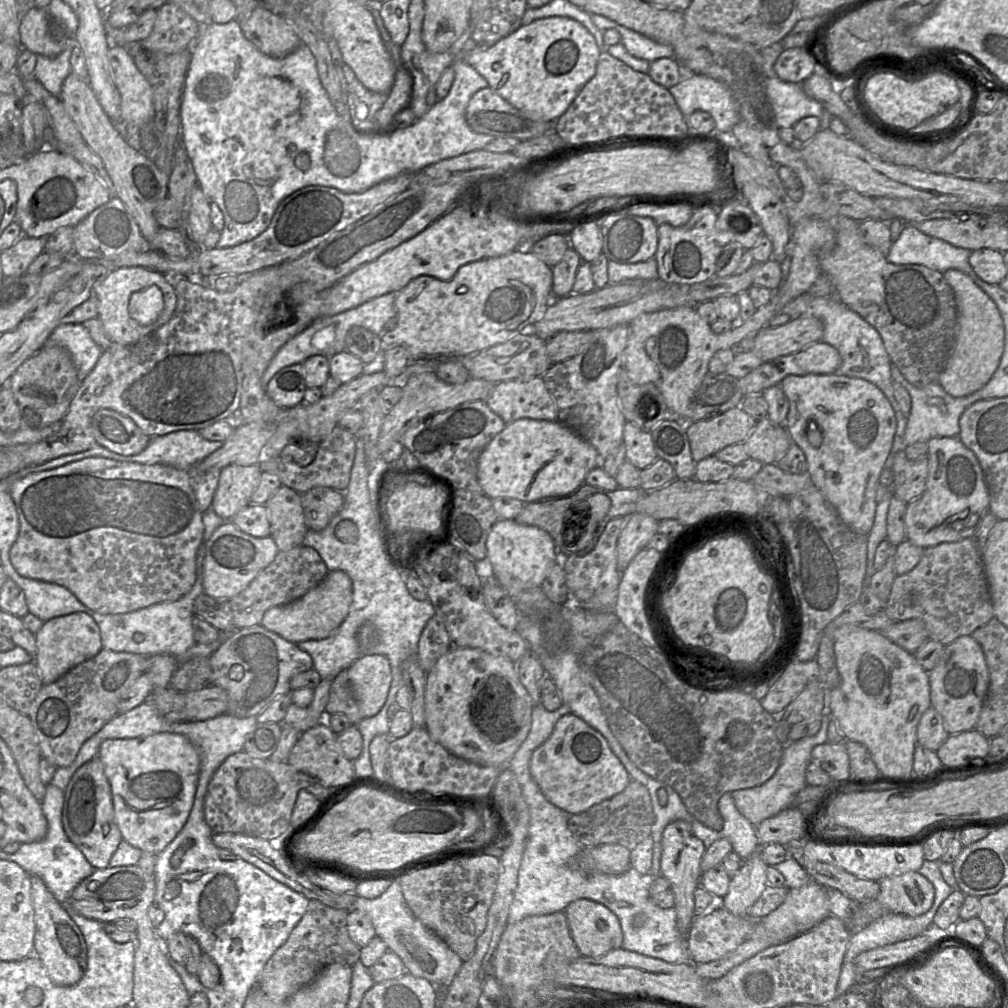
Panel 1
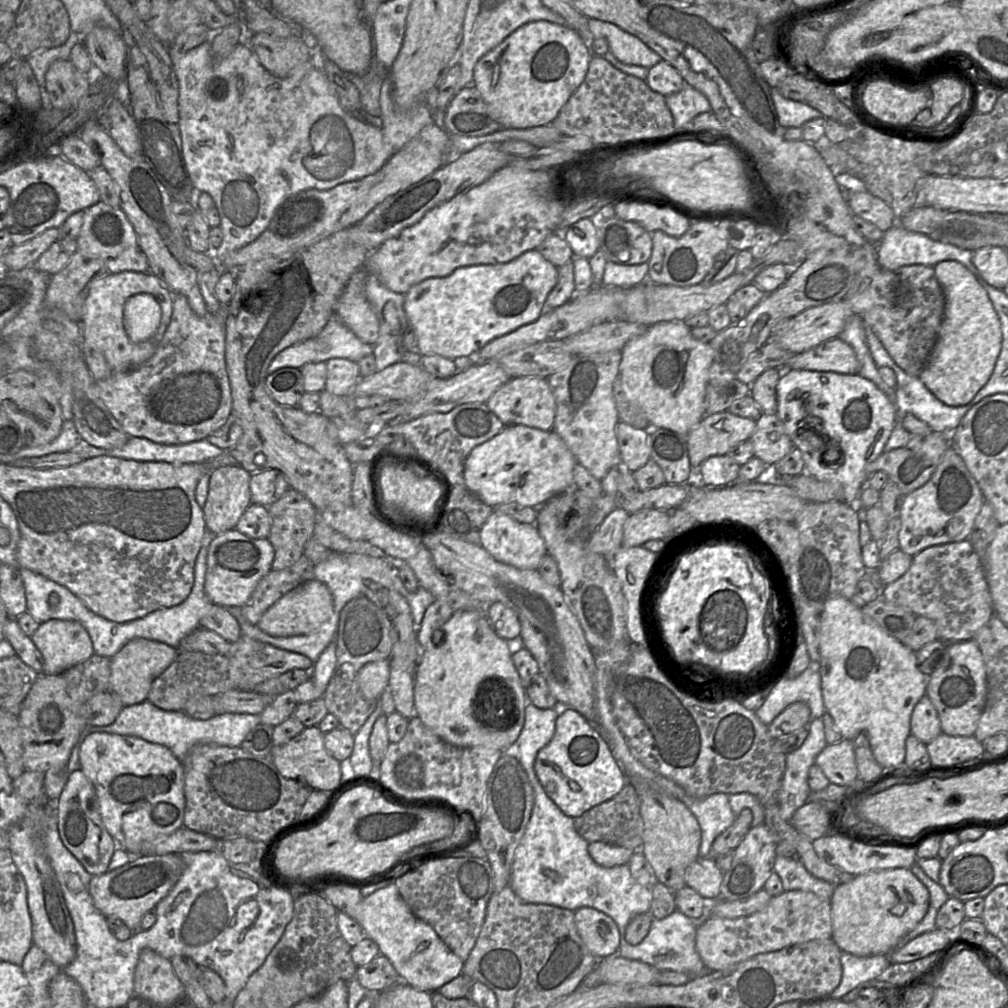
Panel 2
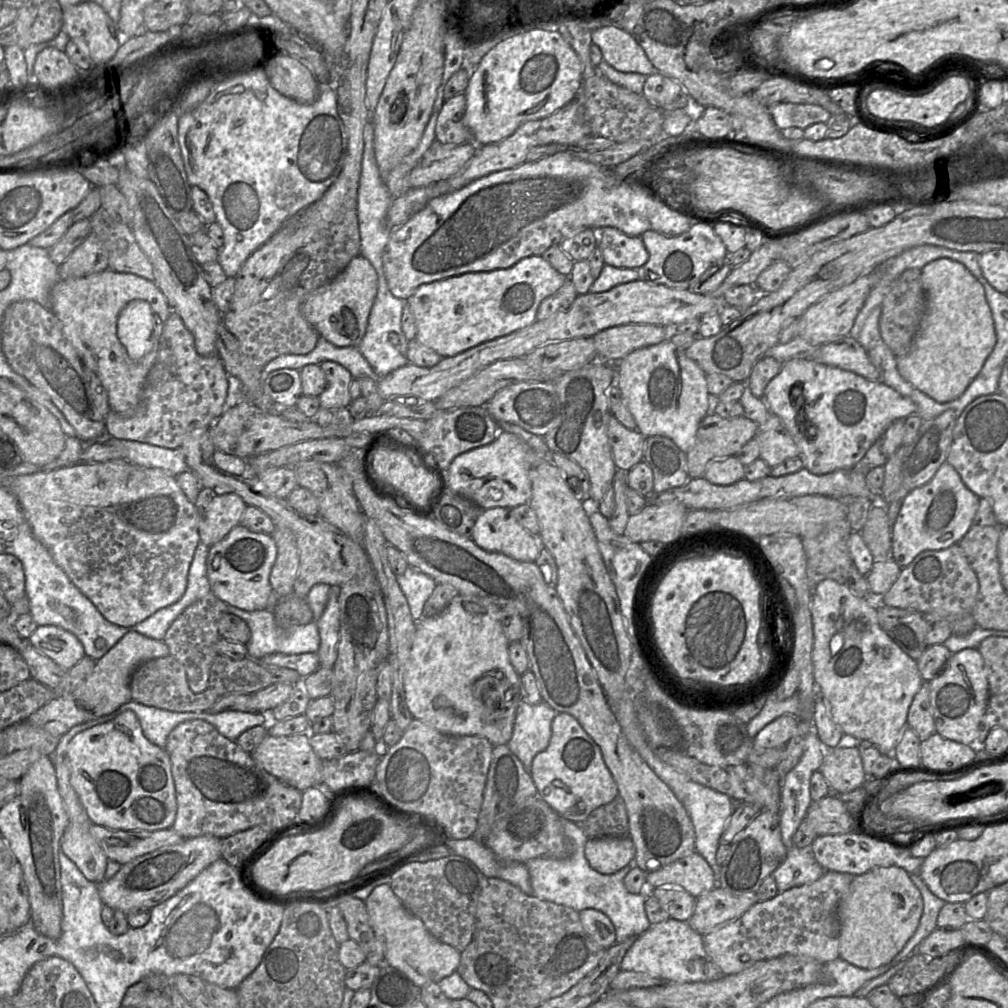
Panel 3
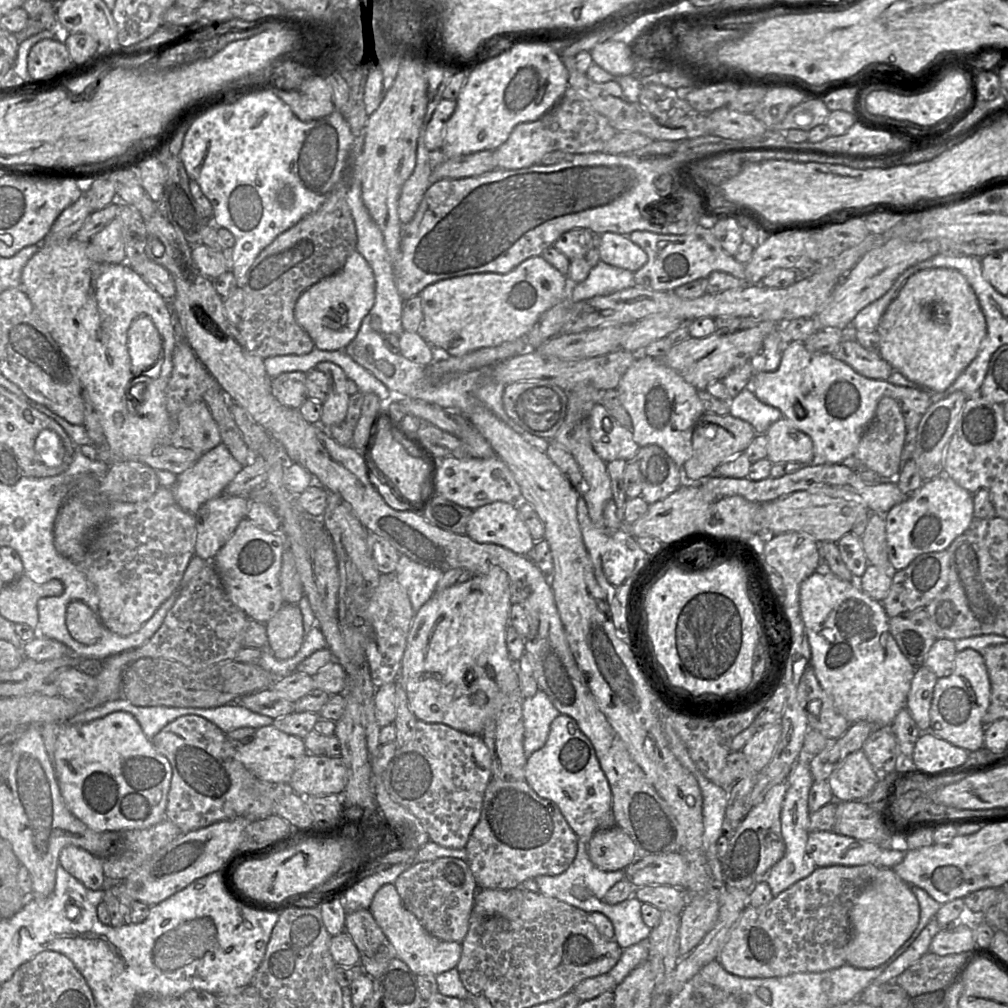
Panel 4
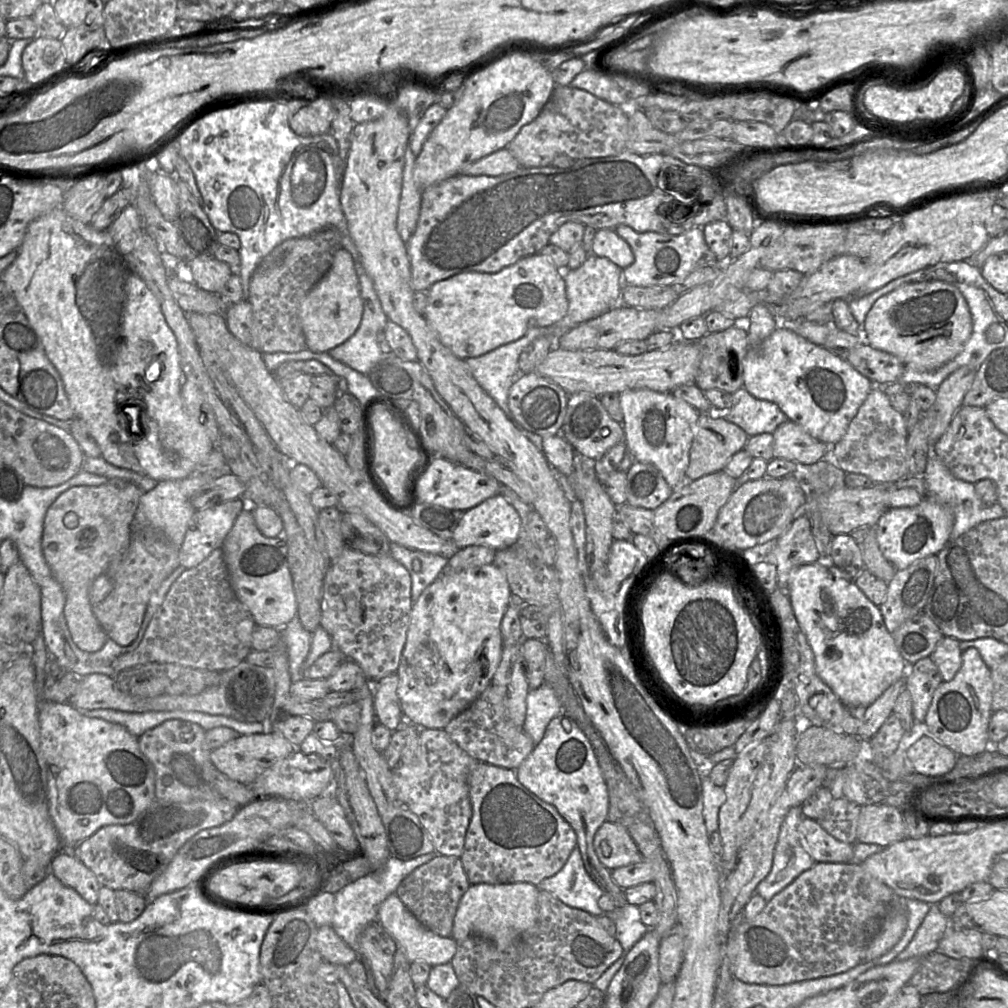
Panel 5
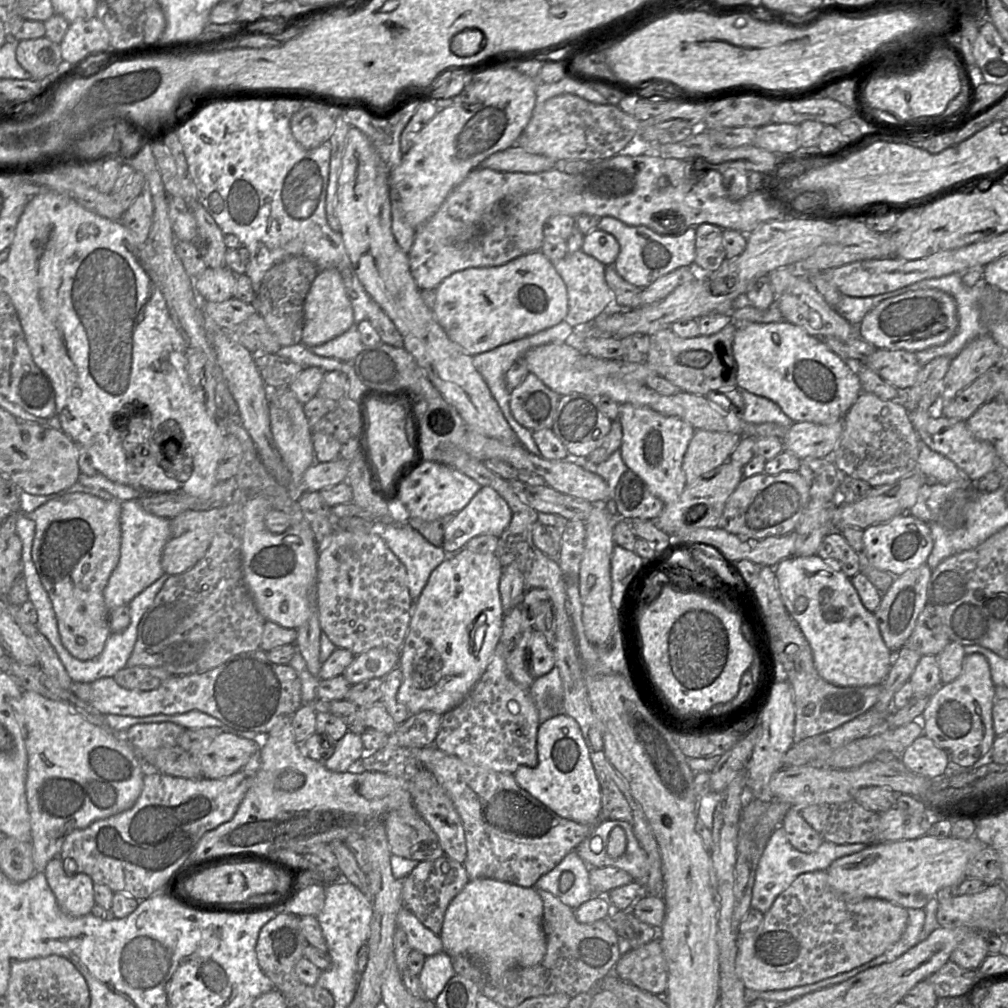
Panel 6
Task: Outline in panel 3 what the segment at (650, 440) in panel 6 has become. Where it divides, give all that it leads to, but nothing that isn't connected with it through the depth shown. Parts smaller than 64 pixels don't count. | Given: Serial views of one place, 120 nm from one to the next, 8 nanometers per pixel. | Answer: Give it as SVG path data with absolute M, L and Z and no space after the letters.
M670 340L637 349L615 364L615 384L623 403L644 436L664 436L688 453L695 444L702 419L711 412L713 398L707 390L706 374L696 362Z

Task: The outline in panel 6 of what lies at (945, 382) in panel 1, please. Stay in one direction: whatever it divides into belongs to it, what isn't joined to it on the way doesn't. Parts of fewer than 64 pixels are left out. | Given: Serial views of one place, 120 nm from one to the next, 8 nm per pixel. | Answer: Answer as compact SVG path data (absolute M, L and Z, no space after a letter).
M921 289L881 301L857 326L858 336L877 349L919 352L948 342L958 329L958 316L952 296L937 289Z

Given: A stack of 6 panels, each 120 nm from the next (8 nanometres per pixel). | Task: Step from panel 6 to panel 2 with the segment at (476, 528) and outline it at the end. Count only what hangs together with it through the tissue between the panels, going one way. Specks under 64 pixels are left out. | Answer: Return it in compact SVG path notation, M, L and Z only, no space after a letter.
M495 509L480 531L481 546L499 562L520 569L538 569L547 554L544 540L535 524L520 523Z

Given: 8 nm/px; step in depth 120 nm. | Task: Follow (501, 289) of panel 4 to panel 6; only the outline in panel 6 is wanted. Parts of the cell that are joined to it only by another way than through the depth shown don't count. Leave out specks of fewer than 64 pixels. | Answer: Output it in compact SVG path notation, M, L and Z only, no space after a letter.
M541 251L531 252L520 256L503 265L495 267L473 267L453 273L444 279L436 288L436 303L432 309L436 320L443 327L449 338L460 345L471 356L490 351L501 345L536 334L561 323L568 313L567 288L561 276L557 273L552 262Z

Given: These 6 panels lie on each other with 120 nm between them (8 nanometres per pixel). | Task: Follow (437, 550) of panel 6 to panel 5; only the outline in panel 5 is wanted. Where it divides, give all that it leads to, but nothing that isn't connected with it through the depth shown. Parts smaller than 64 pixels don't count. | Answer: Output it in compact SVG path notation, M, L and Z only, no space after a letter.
M390 542L390 554L410 574L412 604L418 600L425 588L447 569L449 560L441 555L412 550L392 542Z

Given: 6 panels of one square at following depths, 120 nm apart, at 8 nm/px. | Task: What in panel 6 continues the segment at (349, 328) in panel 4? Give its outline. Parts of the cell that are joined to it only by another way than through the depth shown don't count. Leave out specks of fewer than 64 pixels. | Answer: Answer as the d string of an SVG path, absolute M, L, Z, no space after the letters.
M335 268L320 271L314 278L304 302L301 343L306 347L319 346L345 333L353 323L353 307L340 272Z

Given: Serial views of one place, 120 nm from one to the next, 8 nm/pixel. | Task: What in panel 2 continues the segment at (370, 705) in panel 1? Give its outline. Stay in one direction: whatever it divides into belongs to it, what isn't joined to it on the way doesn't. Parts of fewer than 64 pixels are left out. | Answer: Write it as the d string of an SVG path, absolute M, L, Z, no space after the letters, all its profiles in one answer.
M379 660L365 664L358 672L357 682L364 697L378 700L390 681L389 660Z

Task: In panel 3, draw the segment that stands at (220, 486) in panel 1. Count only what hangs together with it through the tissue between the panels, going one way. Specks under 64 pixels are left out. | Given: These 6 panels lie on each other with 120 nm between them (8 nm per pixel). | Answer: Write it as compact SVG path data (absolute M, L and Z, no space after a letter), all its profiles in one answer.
M206 487L201 489L195 506L200 542L211 547L241 523L247 504L235 493L216 492Z

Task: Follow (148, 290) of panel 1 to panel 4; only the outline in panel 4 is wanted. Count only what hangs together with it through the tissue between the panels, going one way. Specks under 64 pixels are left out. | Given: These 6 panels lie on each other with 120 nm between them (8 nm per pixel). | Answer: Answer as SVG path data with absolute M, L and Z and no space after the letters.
M146 315L136 318L127 334L127 346L135 374L151 367L159 358L162 340L153 321Z

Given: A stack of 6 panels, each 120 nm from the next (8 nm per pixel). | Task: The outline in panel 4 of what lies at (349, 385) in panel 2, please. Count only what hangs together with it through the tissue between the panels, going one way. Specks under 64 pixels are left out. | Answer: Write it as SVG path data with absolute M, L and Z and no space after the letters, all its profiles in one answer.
M319 362L316 367L328 378L328 395L322 403L322 414L319 425L327 429L345 420L349 394L346 390L347 376L333 362Z

